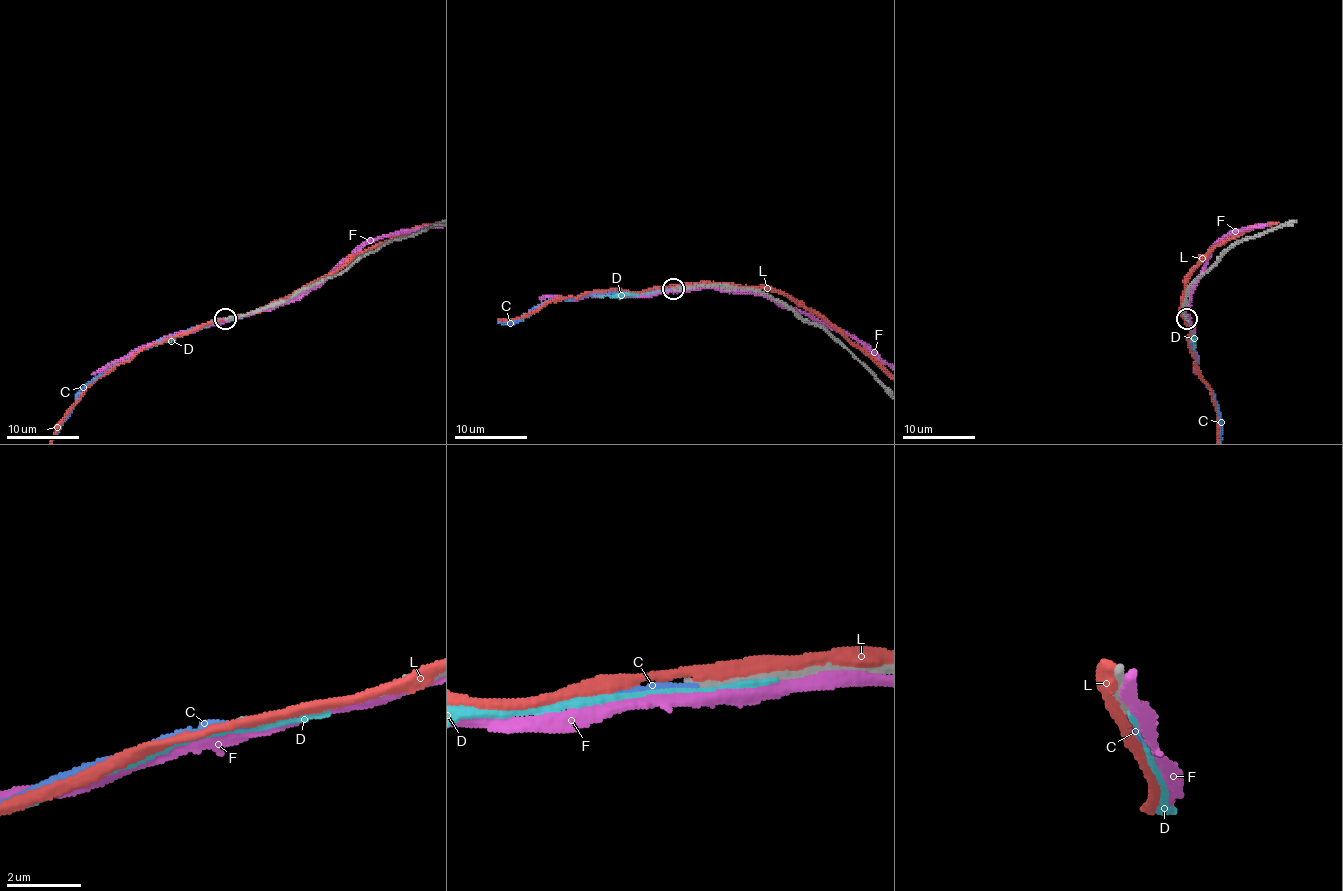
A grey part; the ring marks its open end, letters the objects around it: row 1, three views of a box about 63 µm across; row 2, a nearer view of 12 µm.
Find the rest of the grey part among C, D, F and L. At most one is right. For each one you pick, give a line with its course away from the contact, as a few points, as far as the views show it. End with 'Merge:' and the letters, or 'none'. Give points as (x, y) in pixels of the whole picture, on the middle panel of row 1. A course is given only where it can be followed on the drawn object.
Merge: C

